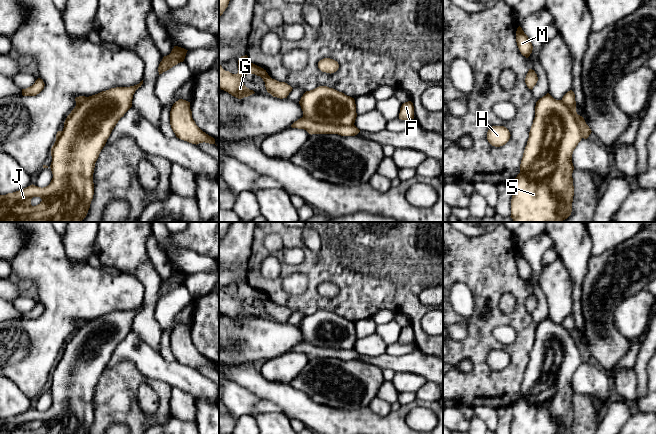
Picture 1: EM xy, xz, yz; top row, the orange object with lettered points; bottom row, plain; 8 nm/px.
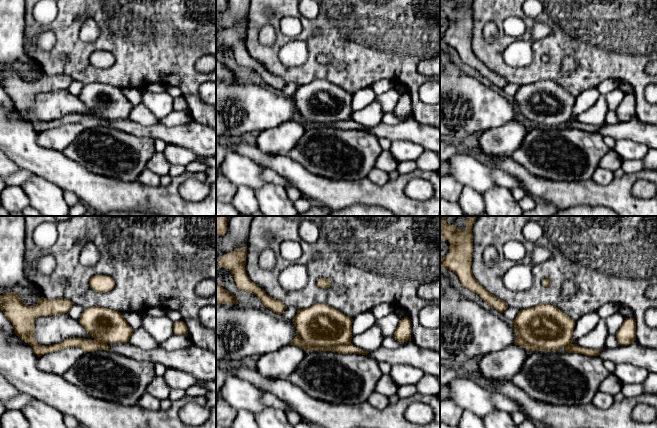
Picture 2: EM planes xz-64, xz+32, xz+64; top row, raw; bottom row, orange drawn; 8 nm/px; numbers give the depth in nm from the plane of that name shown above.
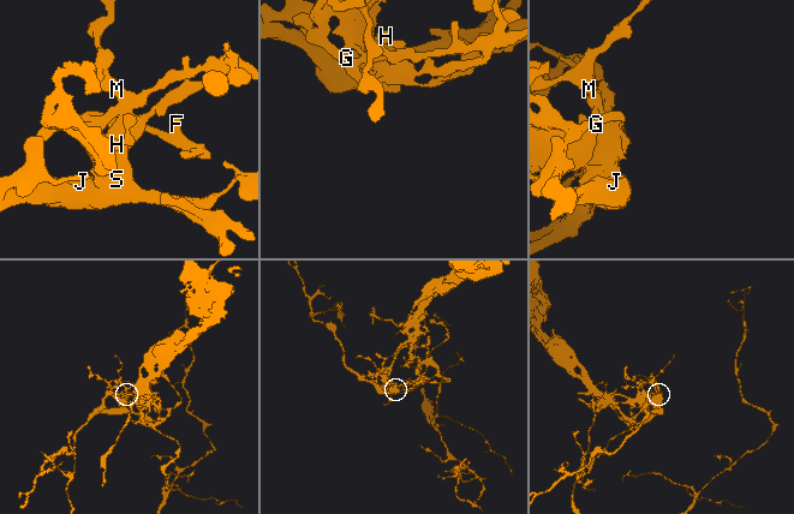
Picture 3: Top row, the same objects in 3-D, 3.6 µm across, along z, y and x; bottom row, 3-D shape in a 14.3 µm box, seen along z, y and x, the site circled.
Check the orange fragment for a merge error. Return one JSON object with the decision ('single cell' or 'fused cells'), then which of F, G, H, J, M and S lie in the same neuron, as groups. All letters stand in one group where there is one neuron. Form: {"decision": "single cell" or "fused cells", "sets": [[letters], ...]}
{"decision": "fused cells", "sets": [["F", "G", "H"], ["J", "M", "S"]]}

